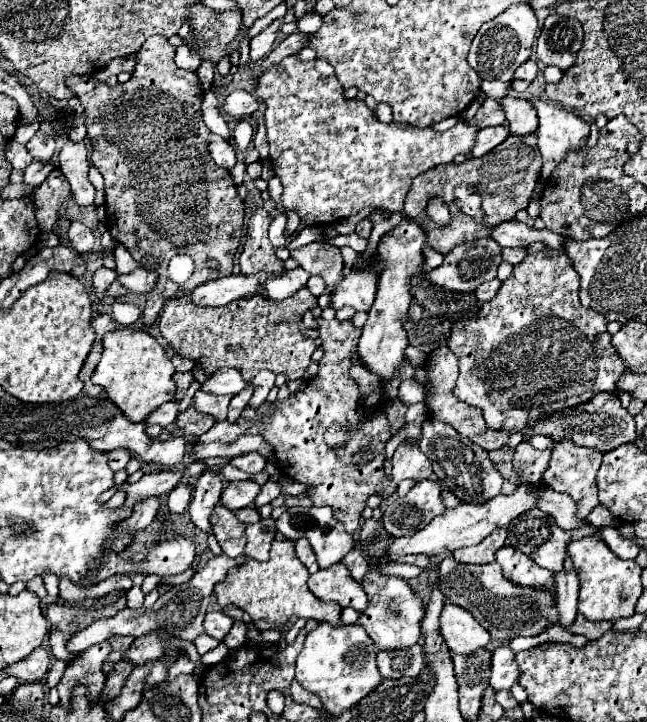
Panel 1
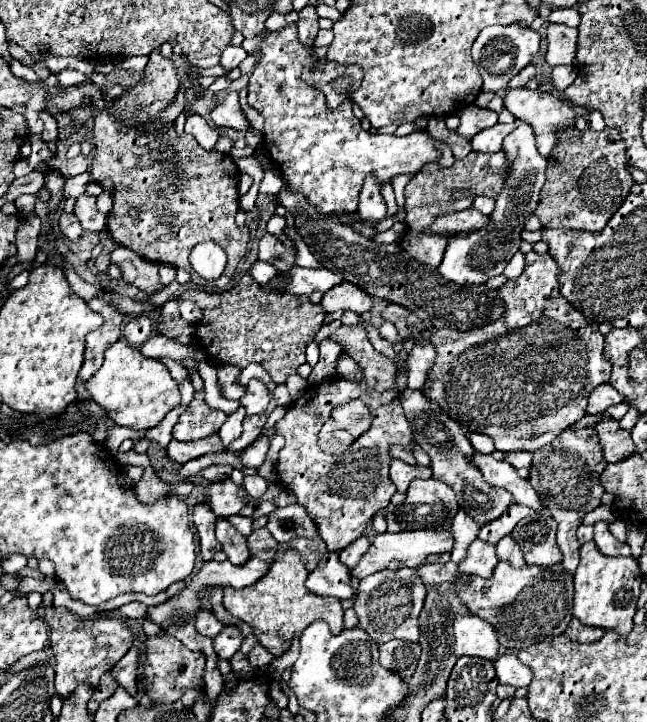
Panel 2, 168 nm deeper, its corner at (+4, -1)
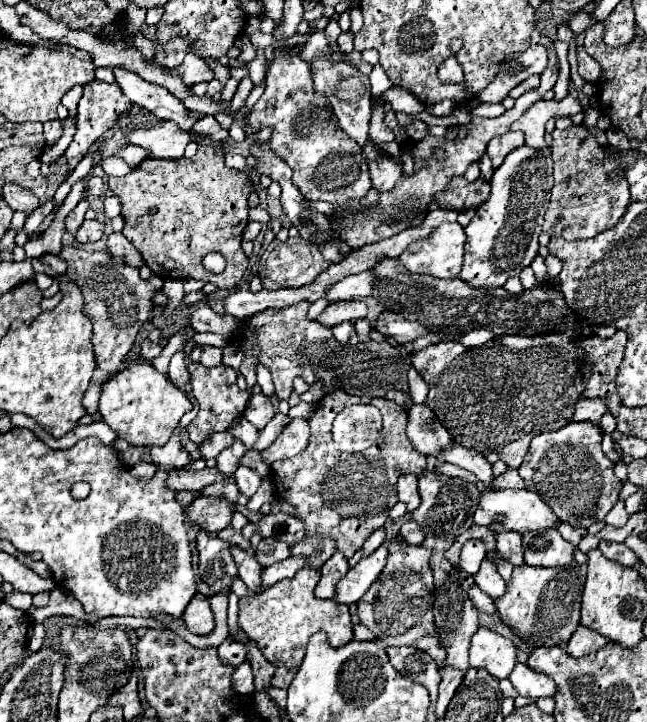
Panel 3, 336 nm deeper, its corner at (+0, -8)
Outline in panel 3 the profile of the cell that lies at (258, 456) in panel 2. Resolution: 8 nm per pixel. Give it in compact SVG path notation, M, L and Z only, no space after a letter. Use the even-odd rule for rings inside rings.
M303 418L291 420L285 426L285 430L279 434L279 438L267 450L263 450L263 462L271 466L277 460L297 456L307 446L307 442L309 442L307 420Z

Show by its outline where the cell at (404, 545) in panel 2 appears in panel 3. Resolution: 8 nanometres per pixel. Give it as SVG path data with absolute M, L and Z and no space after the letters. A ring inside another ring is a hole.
M385 540L371 556L363 558L355 568L351 568L347 572L347 576L343 576L339 580L337 594L335 594L337 602L341 602L341 604L353 604L353 602L357 602L369 590L369 586L377 580L377 576L381 574L381 570L387 564L389 542L391 540Z

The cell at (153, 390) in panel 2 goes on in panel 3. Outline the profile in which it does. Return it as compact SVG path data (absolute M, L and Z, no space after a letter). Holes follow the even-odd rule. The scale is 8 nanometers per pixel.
M135 360L125 370L111 376L103 384L99 396L99 414L103 422L133 446L163 446L171 438L181 416L191 408L193 404L189 398L145 360Z

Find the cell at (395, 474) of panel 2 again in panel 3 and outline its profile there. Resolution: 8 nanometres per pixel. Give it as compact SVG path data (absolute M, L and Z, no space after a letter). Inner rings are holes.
M403 474L403 476L399 476L397 492L399 492L399 500L407 504L409 512L411 512L411 510L415 510L415 506L419 506L417 476L415 476L415 474Z

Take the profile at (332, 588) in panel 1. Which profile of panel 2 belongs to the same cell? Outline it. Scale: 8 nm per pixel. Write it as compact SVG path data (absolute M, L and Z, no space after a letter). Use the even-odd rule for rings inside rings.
M325 553L317 565L317 569L307 579L307 589L315 595L351 599L351 575L349 569L339 561L339 553Z

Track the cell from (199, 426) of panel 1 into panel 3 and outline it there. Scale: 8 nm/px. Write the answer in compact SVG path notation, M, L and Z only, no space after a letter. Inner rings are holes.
M186 359L186 368L191 374L191 386L193 386L193 396L199 404L199 414L195 416L195 420L189 424L187 434L189 440L195 444L201 444L209 434L213 432L223 432L229 430L231 424L243 414L247 400L249 400L249 392L241 390L237 386L237 372L229 366L215 366L215 368L205 368L200 363Z

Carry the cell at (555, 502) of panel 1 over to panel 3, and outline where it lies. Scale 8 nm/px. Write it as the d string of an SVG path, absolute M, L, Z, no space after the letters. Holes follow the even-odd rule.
M455 444L455 448L449 448L447 452L443 452L443 462L451 462L459 468L473 472L485 486L491 486L495 482L493 466L485 460L485 456L481 452L475 452L475 450Z

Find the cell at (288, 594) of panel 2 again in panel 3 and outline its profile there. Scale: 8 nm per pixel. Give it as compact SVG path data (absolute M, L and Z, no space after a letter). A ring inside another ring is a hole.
M303 568L291 580L281 580L275 586L257 592L251 598L239 600L239 626L259 646L263 656L273 666L299 668L305 646L311 634L325 630L333 648L347 644L353 638L349 608L335 600L319 600L313 590L319 582L319 570Z

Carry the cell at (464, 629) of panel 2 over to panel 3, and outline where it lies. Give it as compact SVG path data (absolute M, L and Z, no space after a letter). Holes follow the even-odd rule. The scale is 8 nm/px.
M479 628L471 636L469 664L475 668L483 668L491 676L503 680L511 674L511 668L517 664L515 644L489 628Z

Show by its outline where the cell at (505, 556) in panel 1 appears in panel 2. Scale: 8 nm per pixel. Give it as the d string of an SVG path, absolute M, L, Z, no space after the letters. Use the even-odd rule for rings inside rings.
M511 535L503 537L503 539L497 543L497 557L499 557L499 561L511 563L513 567L523 567L523 565L525 565L521 547L515 543L515 539L513 539Z

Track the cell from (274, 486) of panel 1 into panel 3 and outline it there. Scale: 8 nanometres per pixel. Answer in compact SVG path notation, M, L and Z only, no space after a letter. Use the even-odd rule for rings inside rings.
M239 466L239 468L235 470L233 478L235 478L239 490L241 490L247 498L251 498L251 496L257 492L259 484L261 484L261 478L259 478L251 468L245 468L245 466Z

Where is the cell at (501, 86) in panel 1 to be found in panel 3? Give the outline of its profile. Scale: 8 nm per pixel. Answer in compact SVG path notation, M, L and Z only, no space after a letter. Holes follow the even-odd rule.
M565 96L563 100L539 100L535 102L513 126L511 130L521 130L525 134L525 144L531 148L547 148L545 142L545 124L551 118L563 118L563 116L575 116L583 110L577 98Z

